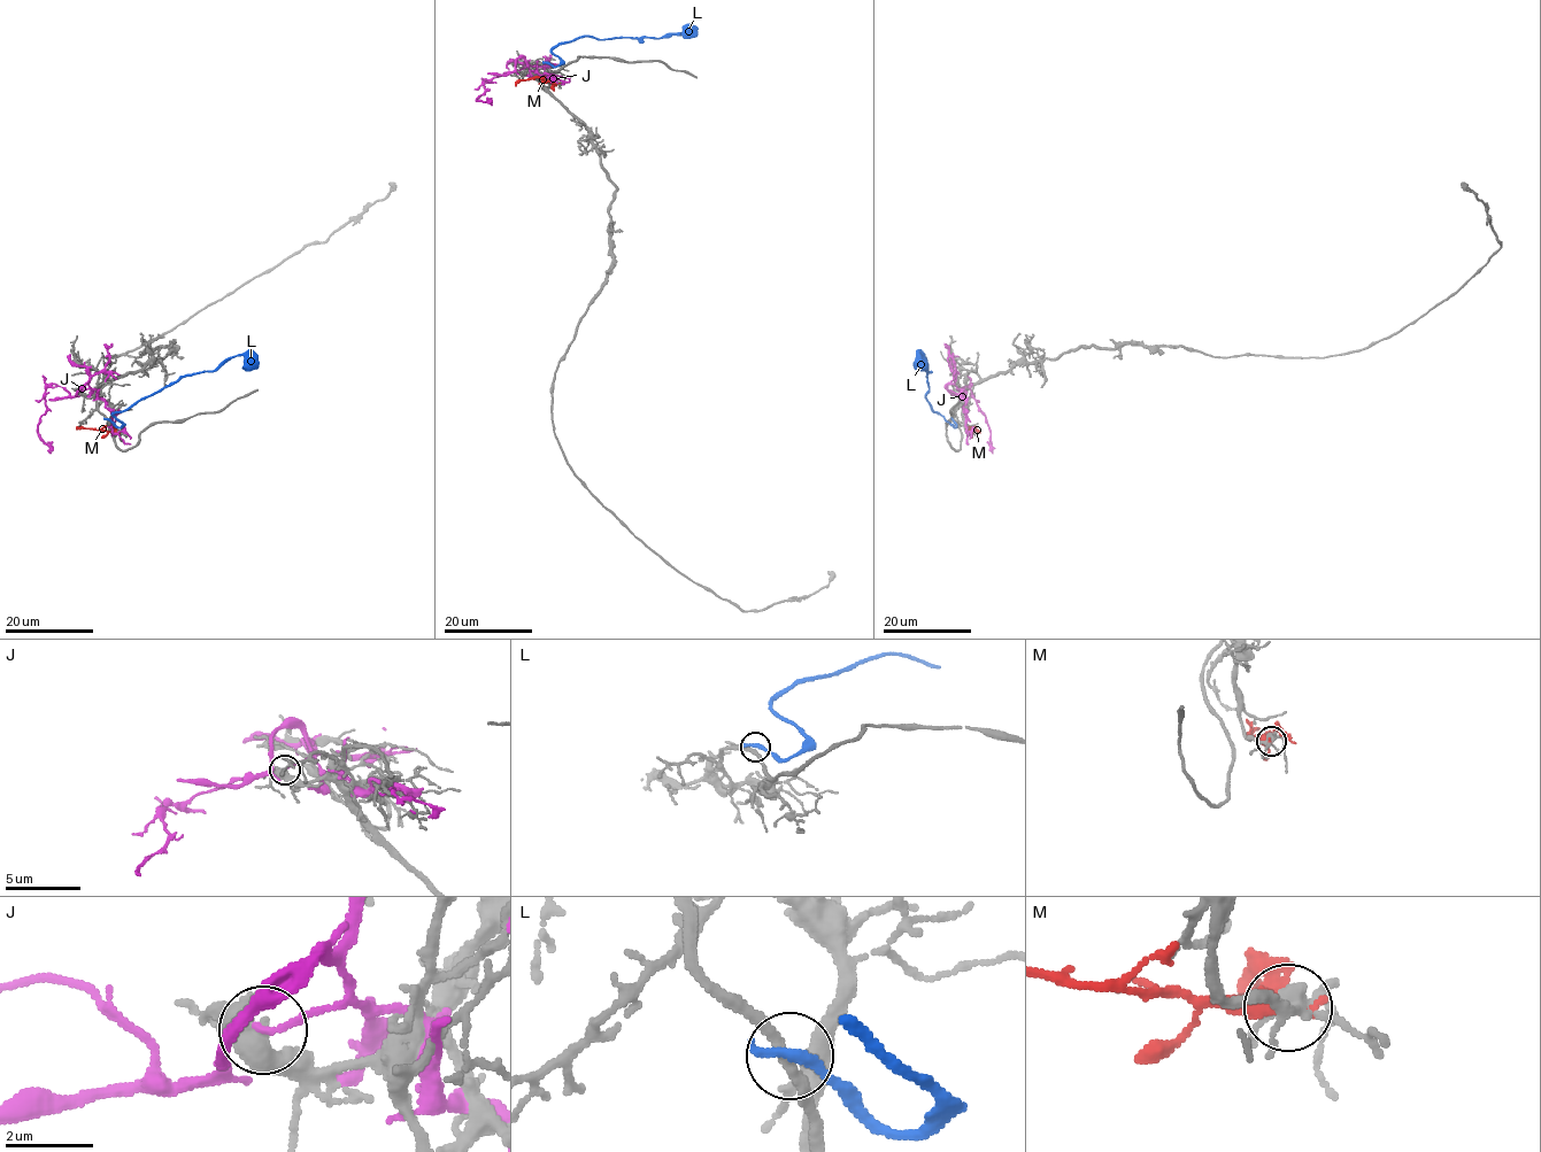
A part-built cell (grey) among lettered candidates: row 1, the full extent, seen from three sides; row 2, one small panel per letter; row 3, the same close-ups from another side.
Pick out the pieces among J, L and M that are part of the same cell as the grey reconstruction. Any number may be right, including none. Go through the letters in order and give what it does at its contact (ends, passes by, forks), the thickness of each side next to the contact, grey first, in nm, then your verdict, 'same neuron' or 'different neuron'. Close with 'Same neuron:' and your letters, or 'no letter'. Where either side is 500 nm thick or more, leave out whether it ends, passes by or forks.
J: it passes by | 440/100 nm | different neuron
L: it ends | 240/300 nm | different neuron
M: it passes by | 260/340 nm | different neuron
Same neuron: no letter

